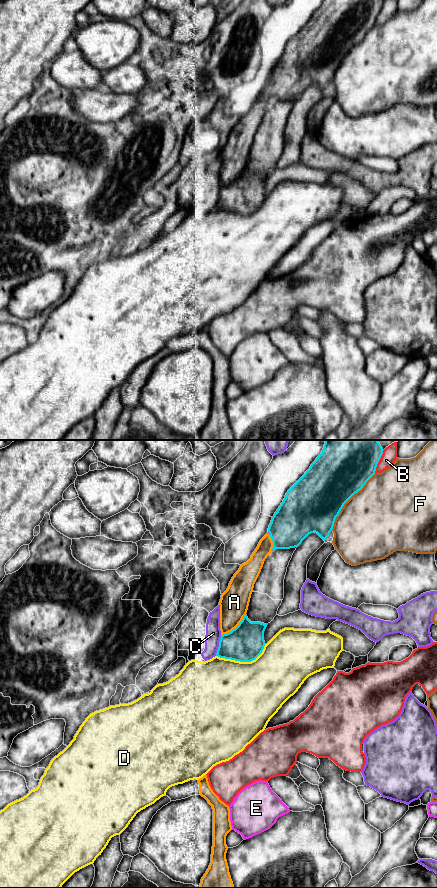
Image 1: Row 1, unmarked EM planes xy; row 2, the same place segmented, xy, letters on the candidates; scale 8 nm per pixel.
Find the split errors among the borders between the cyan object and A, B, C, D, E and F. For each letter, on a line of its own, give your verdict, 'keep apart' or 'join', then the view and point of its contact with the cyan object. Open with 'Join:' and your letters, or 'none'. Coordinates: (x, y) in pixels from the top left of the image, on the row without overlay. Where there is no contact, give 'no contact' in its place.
Join: A
A: join; meets cyan in xy at (235, 180)
B: keep apart; meets cyan in xy at (378, 13)
C: keep apart; meets cyan in xy at (219, 197)
D: keep apart; meets cyan in xy at (242, 213)
E: keep apart; meets cyan in xy at (269, 85)
F: keep apart; meets cyan in xy at (347, 52)

